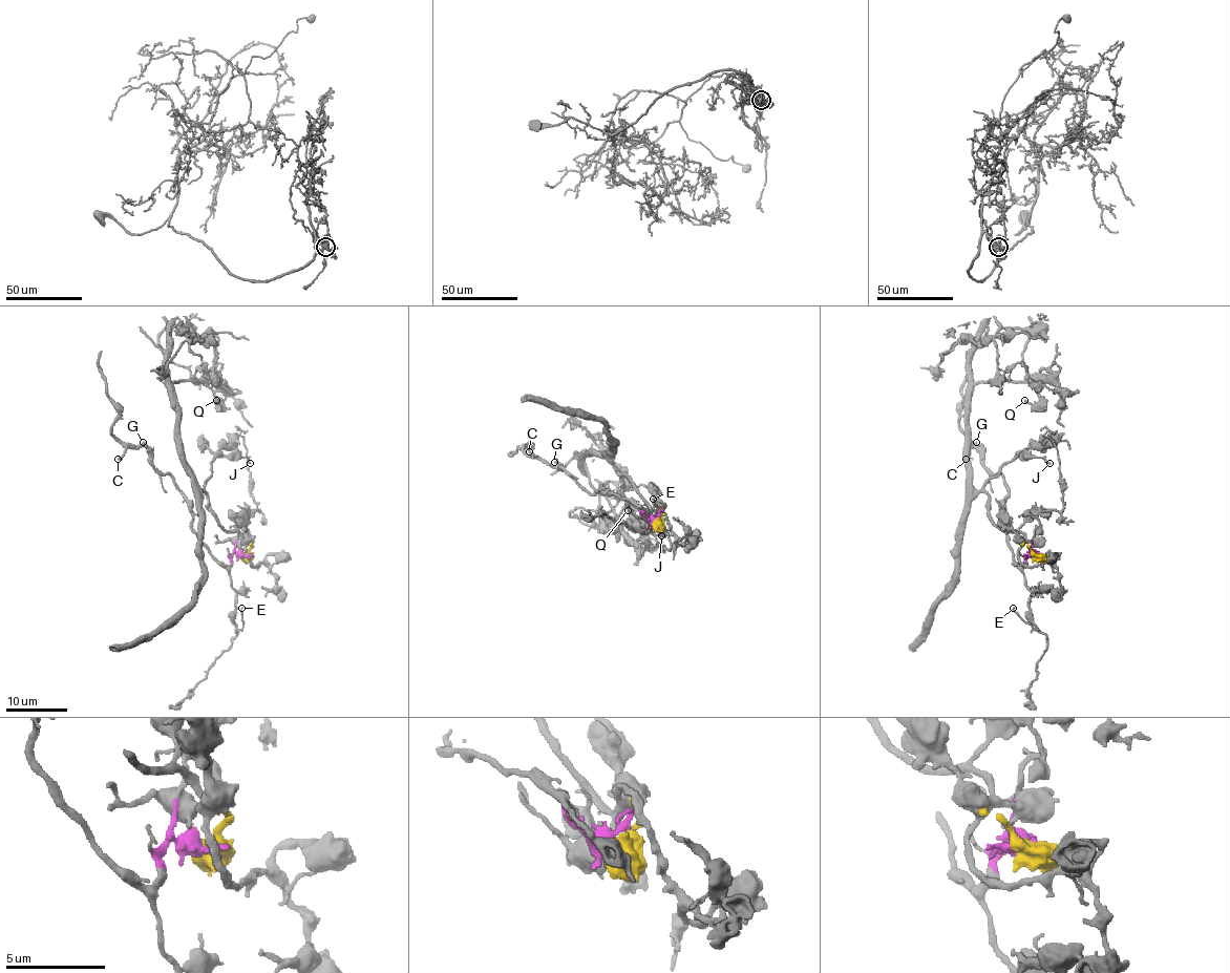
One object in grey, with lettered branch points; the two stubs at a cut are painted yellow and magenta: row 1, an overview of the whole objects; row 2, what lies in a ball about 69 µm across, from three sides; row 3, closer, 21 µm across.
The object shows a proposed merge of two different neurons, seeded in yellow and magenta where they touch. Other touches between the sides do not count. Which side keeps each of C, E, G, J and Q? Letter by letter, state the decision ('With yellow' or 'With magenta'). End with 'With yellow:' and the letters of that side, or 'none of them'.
C: With magenta
E: With magenta
G: With magenta
J: With yellow
Q: With yellow
With yellow: J, Q

